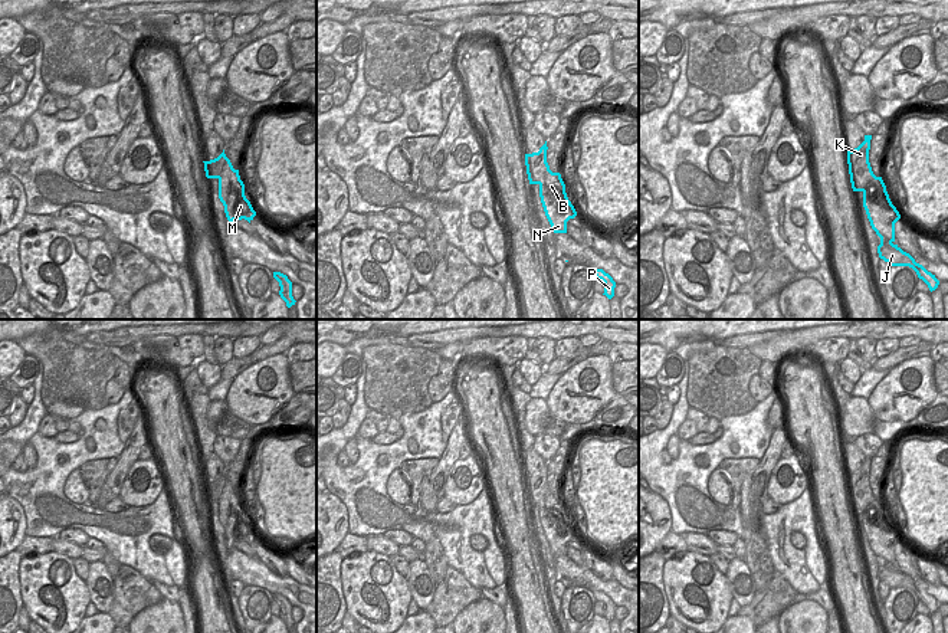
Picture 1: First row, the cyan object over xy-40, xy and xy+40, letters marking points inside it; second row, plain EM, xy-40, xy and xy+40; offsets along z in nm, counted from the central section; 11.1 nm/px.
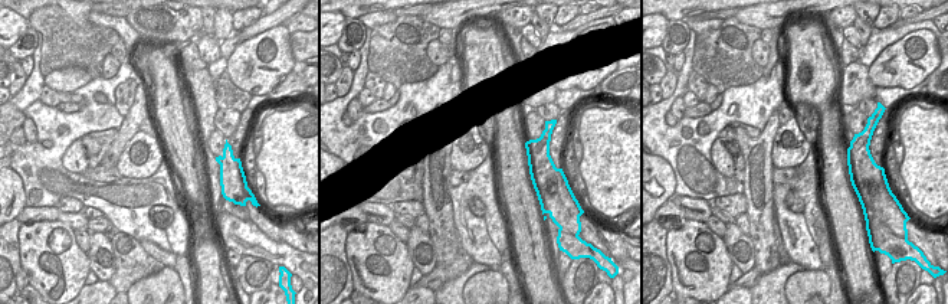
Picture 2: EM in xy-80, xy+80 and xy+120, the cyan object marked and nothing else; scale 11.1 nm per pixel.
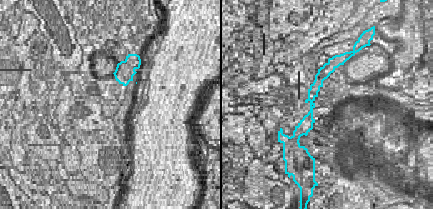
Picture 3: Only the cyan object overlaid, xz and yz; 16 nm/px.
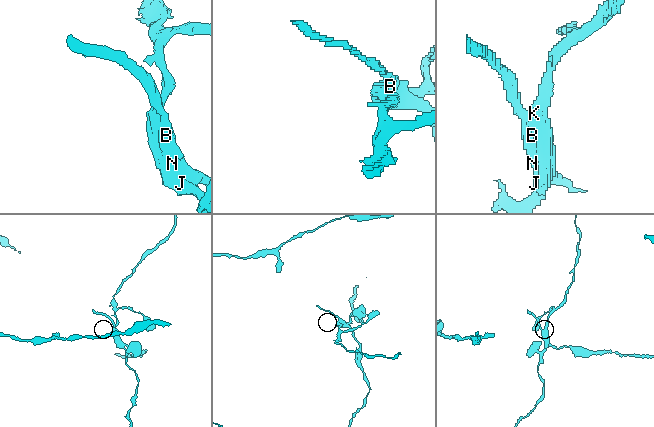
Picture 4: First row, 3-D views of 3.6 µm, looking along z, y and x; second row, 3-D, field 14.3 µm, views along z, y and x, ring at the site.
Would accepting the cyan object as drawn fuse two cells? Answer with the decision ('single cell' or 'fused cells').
fused cells

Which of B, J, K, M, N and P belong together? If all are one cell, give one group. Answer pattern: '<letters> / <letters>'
B M N / J K P

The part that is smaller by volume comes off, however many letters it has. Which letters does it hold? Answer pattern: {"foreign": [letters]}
{"foreign": ["B", "M", "N"]}

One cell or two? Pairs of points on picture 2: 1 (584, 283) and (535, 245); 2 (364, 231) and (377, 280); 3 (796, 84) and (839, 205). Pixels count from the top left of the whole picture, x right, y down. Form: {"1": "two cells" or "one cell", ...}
{"1": "two cells", "2": "one cell", "3": "one cell"}

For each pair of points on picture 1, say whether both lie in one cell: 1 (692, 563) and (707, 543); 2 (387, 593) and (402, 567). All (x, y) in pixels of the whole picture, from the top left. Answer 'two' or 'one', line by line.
1: two
2: two

